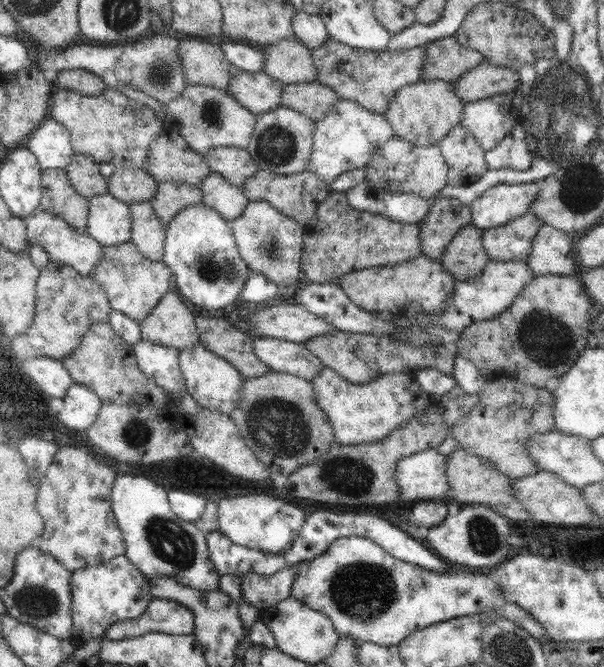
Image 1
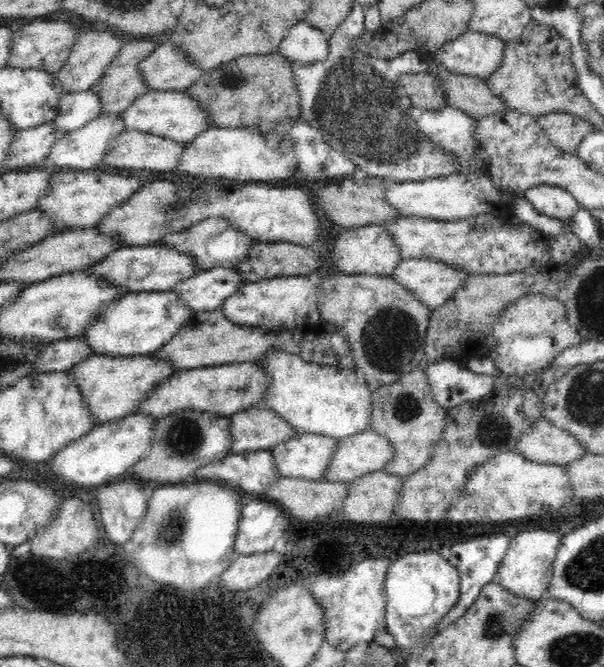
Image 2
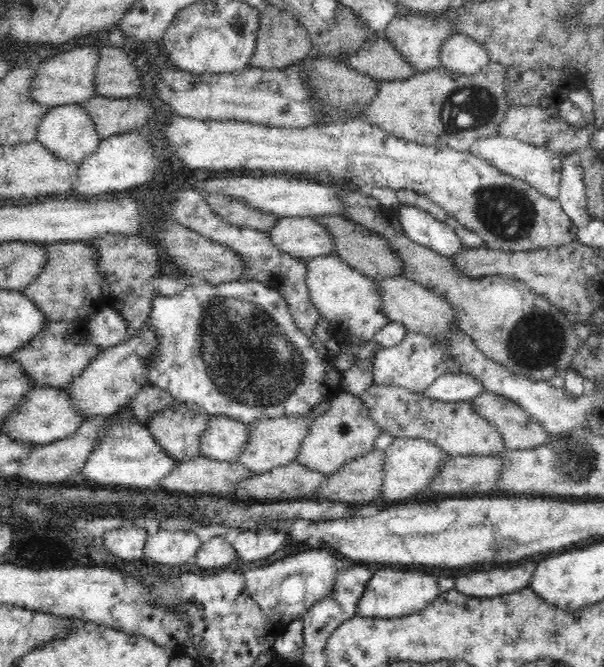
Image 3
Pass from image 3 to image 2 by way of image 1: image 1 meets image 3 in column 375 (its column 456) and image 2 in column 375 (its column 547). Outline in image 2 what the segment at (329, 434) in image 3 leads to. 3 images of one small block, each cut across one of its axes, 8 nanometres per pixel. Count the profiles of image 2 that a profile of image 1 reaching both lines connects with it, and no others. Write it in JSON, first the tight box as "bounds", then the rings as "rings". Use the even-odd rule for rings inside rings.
{"bounds":[370,368,448,477],"rings":[[[423,368],[403,374],[389,385],[372,387],[370,428],[384,435],[393,448],[393,457],[385,466],[388,474],[407,477],[420,470],[431,457],[435,442],[442,434],[448,409],[441,407],[431,393],[431,386]]]}

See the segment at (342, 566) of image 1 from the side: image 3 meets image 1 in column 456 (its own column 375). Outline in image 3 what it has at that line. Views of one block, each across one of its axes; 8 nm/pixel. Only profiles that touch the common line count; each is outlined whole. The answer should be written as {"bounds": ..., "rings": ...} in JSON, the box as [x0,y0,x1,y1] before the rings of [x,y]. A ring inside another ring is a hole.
{"bounds":[356,570,441,618],"rings":[[[376,570],[363,598],[358,602],[356,614],[364,618],[400,618],[425,609],[441,594],[438,578],[422,572],[402,572],[402,570]]]}

